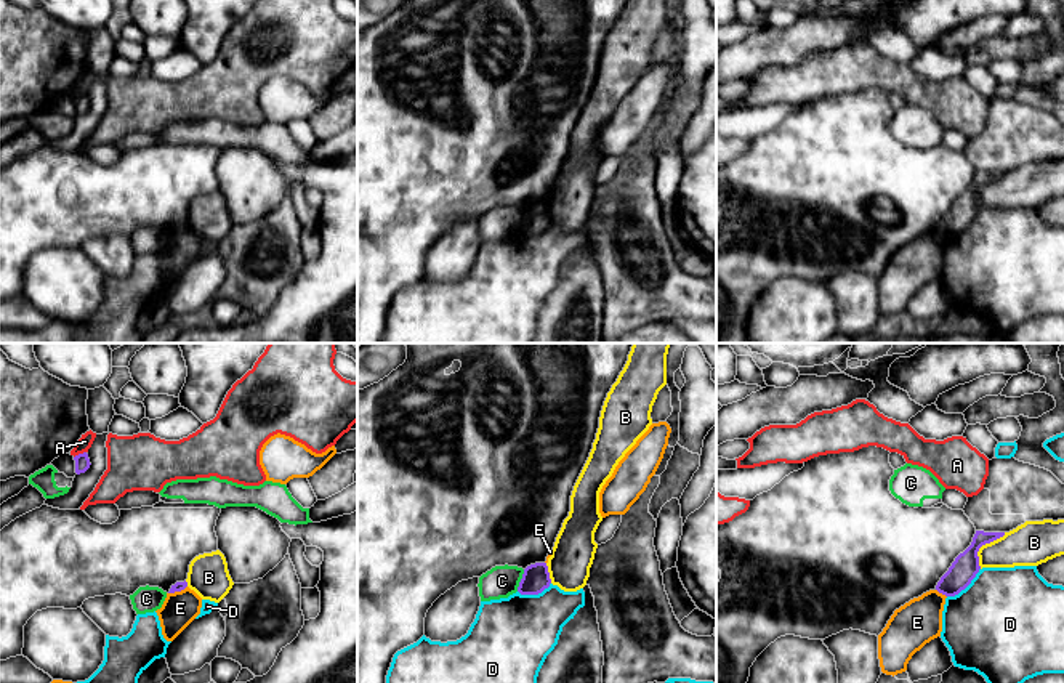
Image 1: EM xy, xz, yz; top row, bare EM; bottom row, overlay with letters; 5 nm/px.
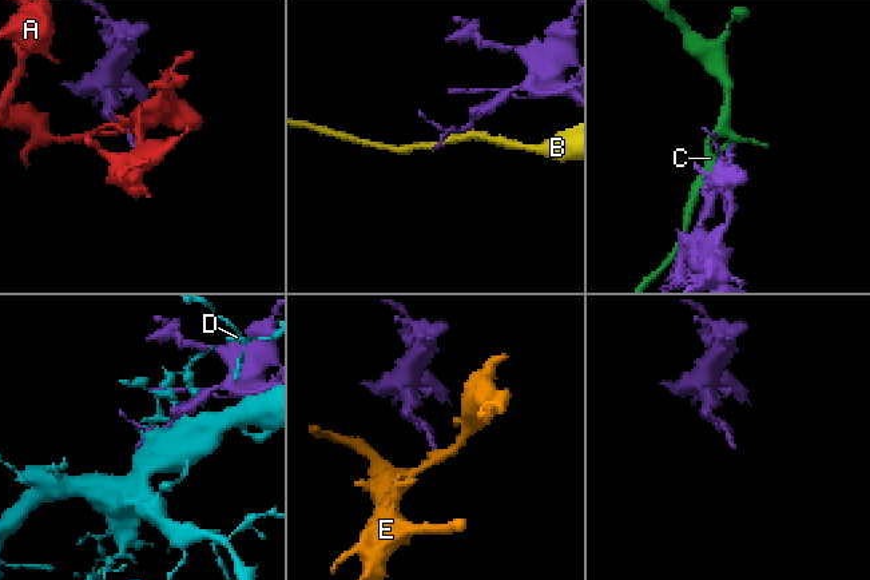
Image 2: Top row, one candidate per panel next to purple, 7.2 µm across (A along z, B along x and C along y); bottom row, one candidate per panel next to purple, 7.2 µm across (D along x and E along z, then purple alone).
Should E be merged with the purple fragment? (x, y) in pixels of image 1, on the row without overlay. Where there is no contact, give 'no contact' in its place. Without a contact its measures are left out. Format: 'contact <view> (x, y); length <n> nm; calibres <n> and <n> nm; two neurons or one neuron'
contact yz (941, 233); length 70 nm; calibres 140 and 220 nm; two neurons

